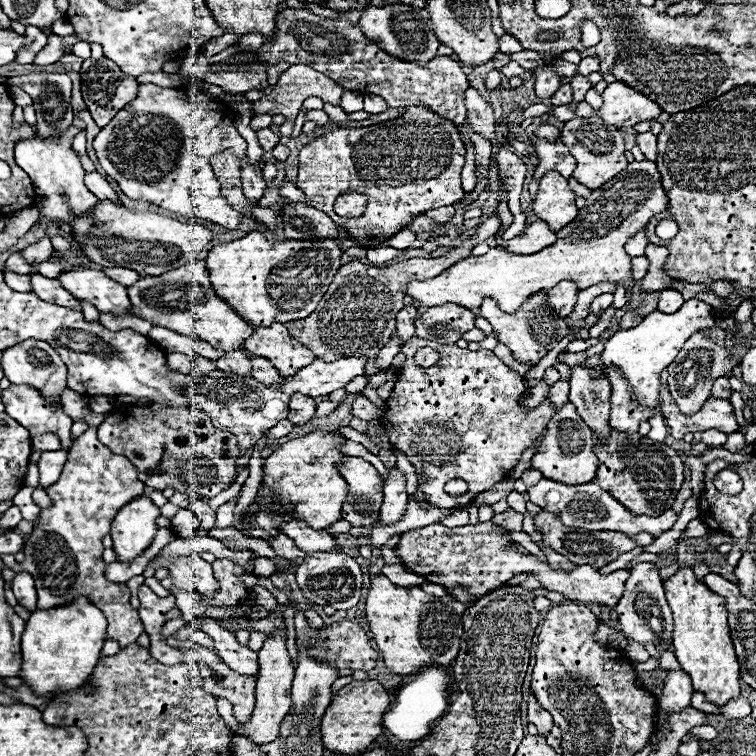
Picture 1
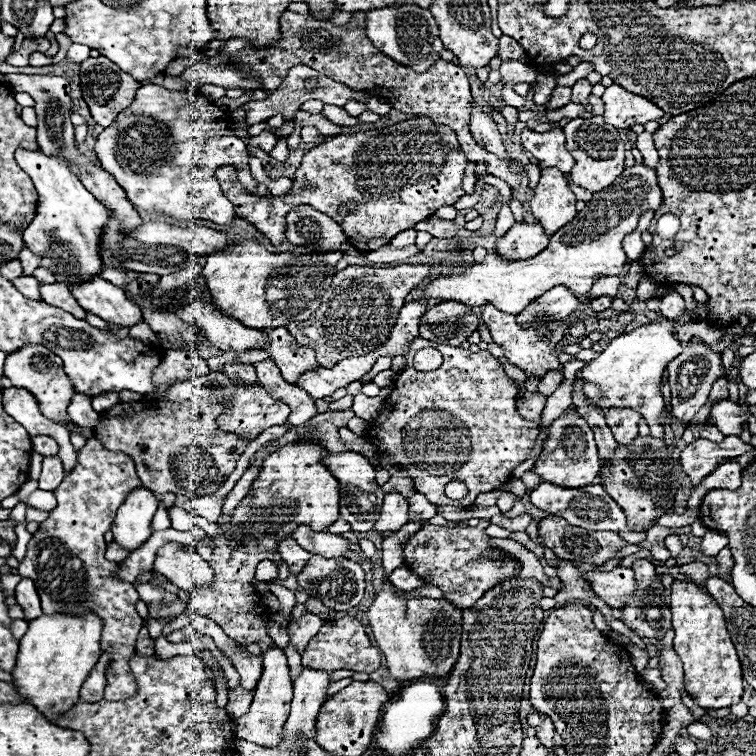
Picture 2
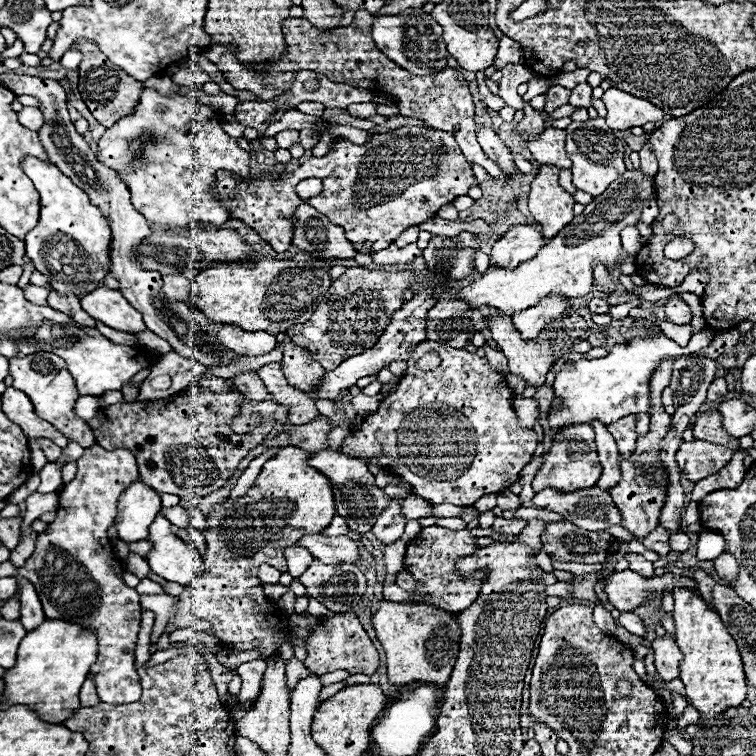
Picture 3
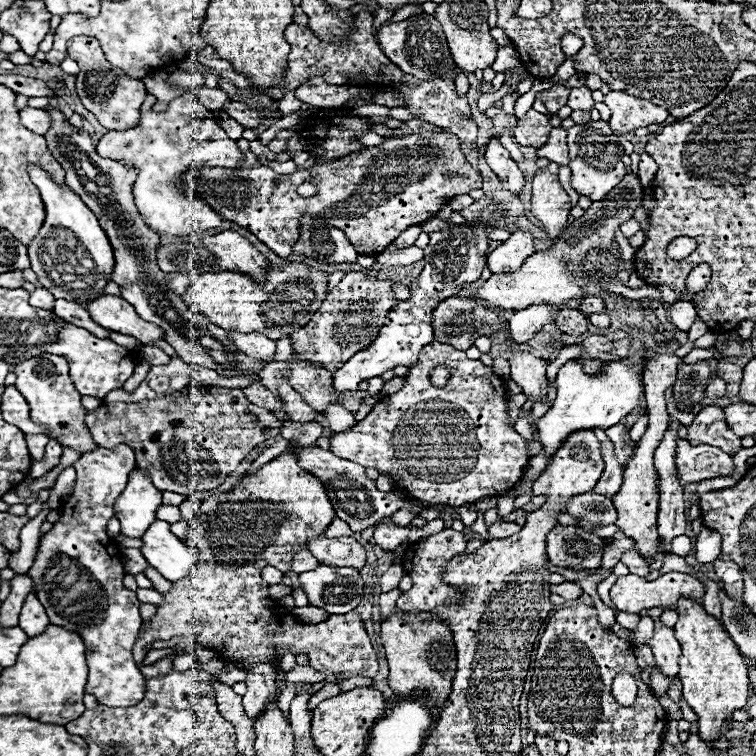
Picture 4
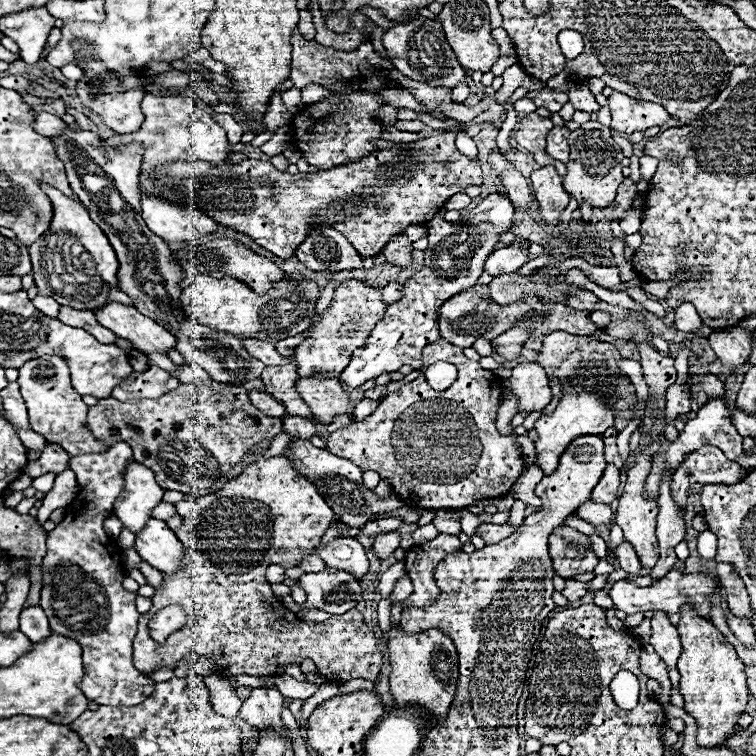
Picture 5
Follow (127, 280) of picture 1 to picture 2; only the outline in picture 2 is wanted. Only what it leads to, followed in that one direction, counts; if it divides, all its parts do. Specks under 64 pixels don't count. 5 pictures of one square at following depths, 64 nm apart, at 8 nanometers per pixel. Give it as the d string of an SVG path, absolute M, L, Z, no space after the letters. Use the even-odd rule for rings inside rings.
M104 268L100 276L102 276L104 280L108 280L108 282L116 284L116 286L122 286L122 284L126 284L126 280L128 280L128 274L124 274L124 272L116 270L116 268Z

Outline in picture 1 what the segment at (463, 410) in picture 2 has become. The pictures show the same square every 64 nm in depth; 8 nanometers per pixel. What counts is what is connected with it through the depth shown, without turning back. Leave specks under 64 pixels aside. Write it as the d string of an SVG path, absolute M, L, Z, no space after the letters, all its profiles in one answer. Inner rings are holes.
M414 336L408 344L402 346L402 352L406 354L406 364L398 372L394 390L390 392L390 398L386 400L388 412L380 418L384 434L388 436L388 442L394 450L404 452L408 456L408 460L416 468L416 474L426 472L426 482L422 484L422 492L426 494L428 502L432 502L438 508L468 506L476 494L486 492L496 482L504 480L510 474L510 470L520 462L522 452L528 446L532 446L532 442L550 422L554 414L552 404L546 400L546 404L542 404L540 408L526 410L522 406L522 396L528 390L526 380L520 378L506 364L502 364L490 350L472 352L468 348L458 348L456 344L448 346L448 344L438 344L438 342L430 342L430 340L422 340ZM422 346L430 346L440 352L440 362L436 366L418 368L415 365L414 352ZM454 478L462 478L464 482L468 482L470 486L468 494L454 498L444 492L444 484Z

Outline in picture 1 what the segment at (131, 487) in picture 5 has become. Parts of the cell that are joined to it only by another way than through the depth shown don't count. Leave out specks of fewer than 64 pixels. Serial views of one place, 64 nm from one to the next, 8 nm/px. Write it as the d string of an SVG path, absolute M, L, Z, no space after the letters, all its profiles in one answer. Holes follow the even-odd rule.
M140 494L138 498L122 506L122 510L118 510L110 532L118 562L130 562L150 546L158 530L158 514L160 508L156 508L146 494Z

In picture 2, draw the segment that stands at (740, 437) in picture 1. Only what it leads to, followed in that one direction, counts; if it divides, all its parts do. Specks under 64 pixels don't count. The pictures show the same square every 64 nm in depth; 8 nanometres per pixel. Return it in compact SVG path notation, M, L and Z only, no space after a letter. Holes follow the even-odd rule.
M726 436L724 442L708 442L704 438L695 439L686 444L680 452L680 466L688 474L694 486L698 486L707 475L711 474L726 458L736 458L753 449L750 444L744 444L738 436Z

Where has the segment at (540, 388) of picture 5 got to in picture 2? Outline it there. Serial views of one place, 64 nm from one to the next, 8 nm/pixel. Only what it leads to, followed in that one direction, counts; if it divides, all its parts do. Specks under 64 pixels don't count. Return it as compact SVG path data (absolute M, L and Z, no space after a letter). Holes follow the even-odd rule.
M484 304L482 308L484 308L482 310L482 322L488 326L494 342L504 348L504 356L508 358L508 362L512 366L522 368L526 372L526 376L536 376L536 378L544 378L546 372L557 370L561 367L560 362L554 356L554 348L564 338L566 324L560 324L560 322L548 322L548 324L538 322L538 326L522 330L516 324L516 316L500 312L500 310L496 310L490 304Z

